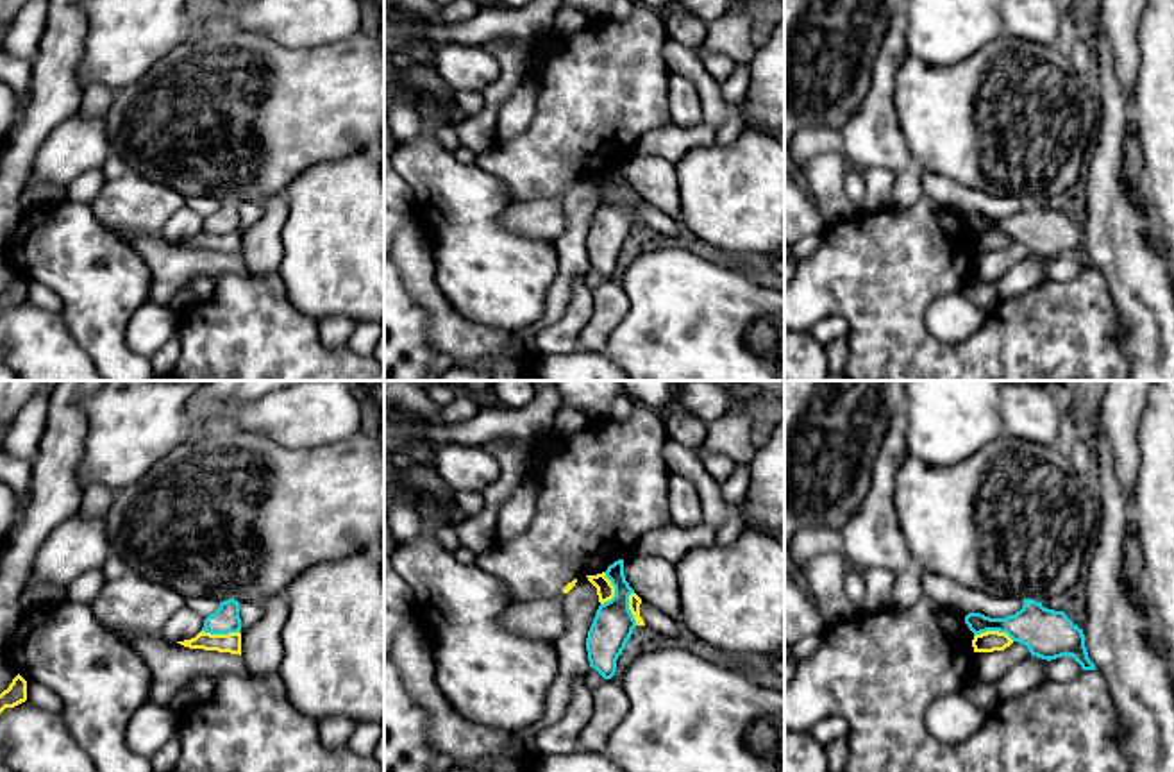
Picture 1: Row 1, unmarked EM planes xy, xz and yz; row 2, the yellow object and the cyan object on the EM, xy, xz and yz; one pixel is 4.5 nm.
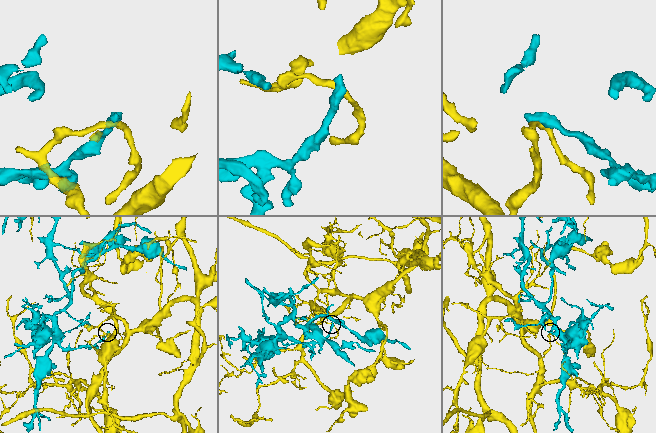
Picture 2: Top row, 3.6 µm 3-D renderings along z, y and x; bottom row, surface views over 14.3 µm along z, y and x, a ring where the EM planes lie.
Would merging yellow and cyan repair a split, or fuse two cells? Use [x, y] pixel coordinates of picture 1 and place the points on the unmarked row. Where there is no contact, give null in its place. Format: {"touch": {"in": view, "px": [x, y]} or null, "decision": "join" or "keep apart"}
{"touch": {"in": "yz", "px": [994, 231]}, "decision": "keep apart"}

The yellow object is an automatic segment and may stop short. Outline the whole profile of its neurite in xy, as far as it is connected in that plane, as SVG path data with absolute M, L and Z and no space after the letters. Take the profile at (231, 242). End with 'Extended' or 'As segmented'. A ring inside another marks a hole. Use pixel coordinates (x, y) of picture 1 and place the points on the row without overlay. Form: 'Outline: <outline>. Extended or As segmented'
Outline: M200 231L195 238L177 241L189 248L204 248L204 250L218 250L218 252L231 252L241 256L241 232L229 232L229 234L211 234Z. As segmented

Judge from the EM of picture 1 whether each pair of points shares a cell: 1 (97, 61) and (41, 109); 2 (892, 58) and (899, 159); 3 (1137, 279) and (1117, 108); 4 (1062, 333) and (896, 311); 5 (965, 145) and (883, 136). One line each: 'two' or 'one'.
1: two
2: one
3: one
4: one
5: two

